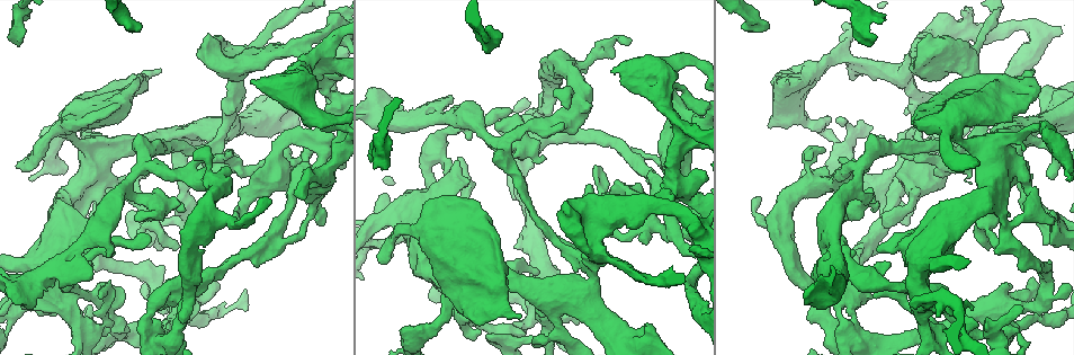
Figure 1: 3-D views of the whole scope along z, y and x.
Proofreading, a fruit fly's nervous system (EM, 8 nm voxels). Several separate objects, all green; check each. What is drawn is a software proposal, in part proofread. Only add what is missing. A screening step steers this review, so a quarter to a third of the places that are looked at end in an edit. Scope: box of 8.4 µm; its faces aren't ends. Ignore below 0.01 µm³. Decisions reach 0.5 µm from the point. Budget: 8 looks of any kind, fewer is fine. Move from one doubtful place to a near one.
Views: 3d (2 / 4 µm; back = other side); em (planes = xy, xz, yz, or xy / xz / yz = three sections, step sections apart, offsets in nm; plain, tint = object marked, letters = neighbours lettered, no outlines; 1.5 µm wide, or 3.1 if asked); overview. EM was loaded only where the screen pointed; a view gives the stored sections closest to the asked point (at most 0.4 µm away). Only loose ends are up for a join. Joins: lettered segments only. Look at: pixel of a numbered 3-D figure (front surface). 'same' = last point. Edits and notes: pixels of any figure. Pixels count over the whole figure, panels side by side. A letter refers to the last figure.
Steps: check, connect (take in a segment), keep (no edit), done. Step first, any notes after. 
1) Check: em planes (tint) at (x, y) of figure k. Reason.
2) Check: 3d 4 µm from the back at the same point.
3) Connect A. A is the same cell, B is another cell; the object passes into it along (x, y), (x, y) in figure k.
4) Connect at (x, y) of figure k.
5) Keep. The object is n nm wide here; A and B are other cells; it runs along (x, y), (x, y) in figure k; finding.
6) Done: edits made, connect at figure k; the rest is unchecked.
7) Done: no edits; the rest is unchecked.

Check: 3d 4 µm at (874, 296) of figure 1. An open end.

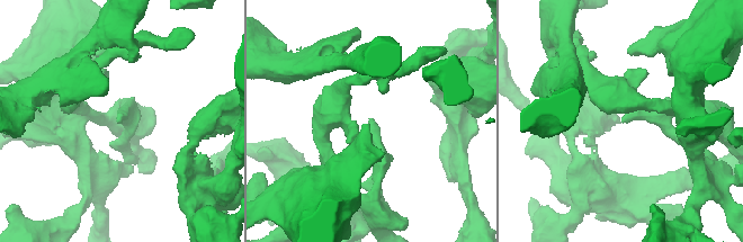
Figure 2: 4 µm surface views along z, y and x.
Check: em planes (letters) at (120, 121) of figure 2. Need the tissue.

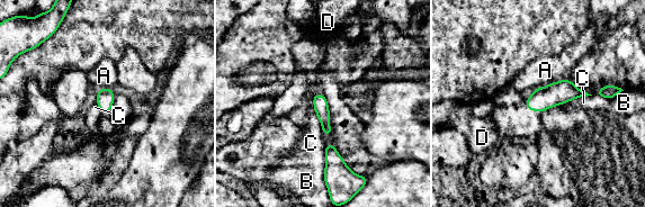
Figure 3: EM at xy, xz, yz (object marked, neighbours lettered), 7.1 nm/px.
Keep. The longest contact is with C, 280 nm; A, B, C and D are other cells; a border runs along (592, 95), (576, 97), (555, 106) in figure 3; none of them fits.

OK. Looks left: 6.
Check: em xz step 8 (tint) at (1011, 122) of figure 1. Stops while still wide.

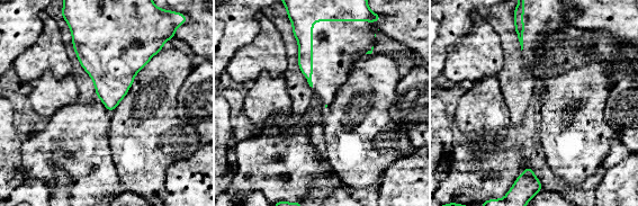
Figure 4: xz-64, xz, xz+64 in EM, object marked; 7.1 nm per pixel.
Check: em planes (letters) at the same point. Cut it another way.

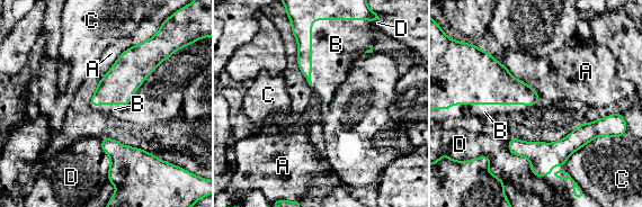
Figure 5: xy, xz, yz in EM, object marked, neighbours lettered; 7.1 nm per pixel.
Connect B. B is the same cell, A, C and D are other cells; the object passes into it along (472, 77), (495, 104), (484, 111) in figure 5; the cell continues.

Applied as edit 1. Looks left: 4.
Check: overview. See it whole again.

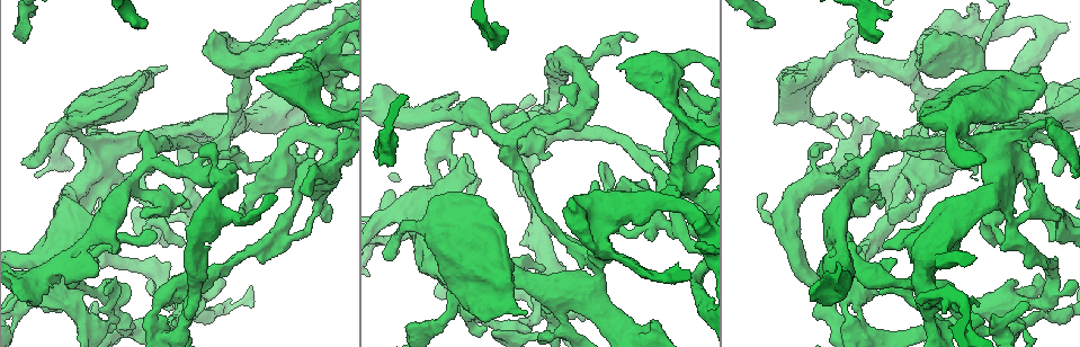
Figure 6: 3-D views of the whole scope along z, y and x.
Check: em planes (letters) at (754, 24) of figure 6. Long arm stops here.

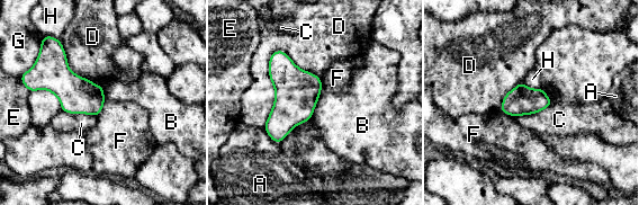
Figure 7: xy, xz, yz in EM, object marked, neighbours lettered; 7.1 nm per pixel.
Keep. The longest contact is with D, 600 nm; A, B, C, D, E, F, G and H are other cells; a border runs along (552, 103), (534, 113), (514, 117) in figure 7; no lettered segment goes on from it.

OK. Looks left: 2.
Done: edits made, connect at figure 5; the rest is unchecked.

